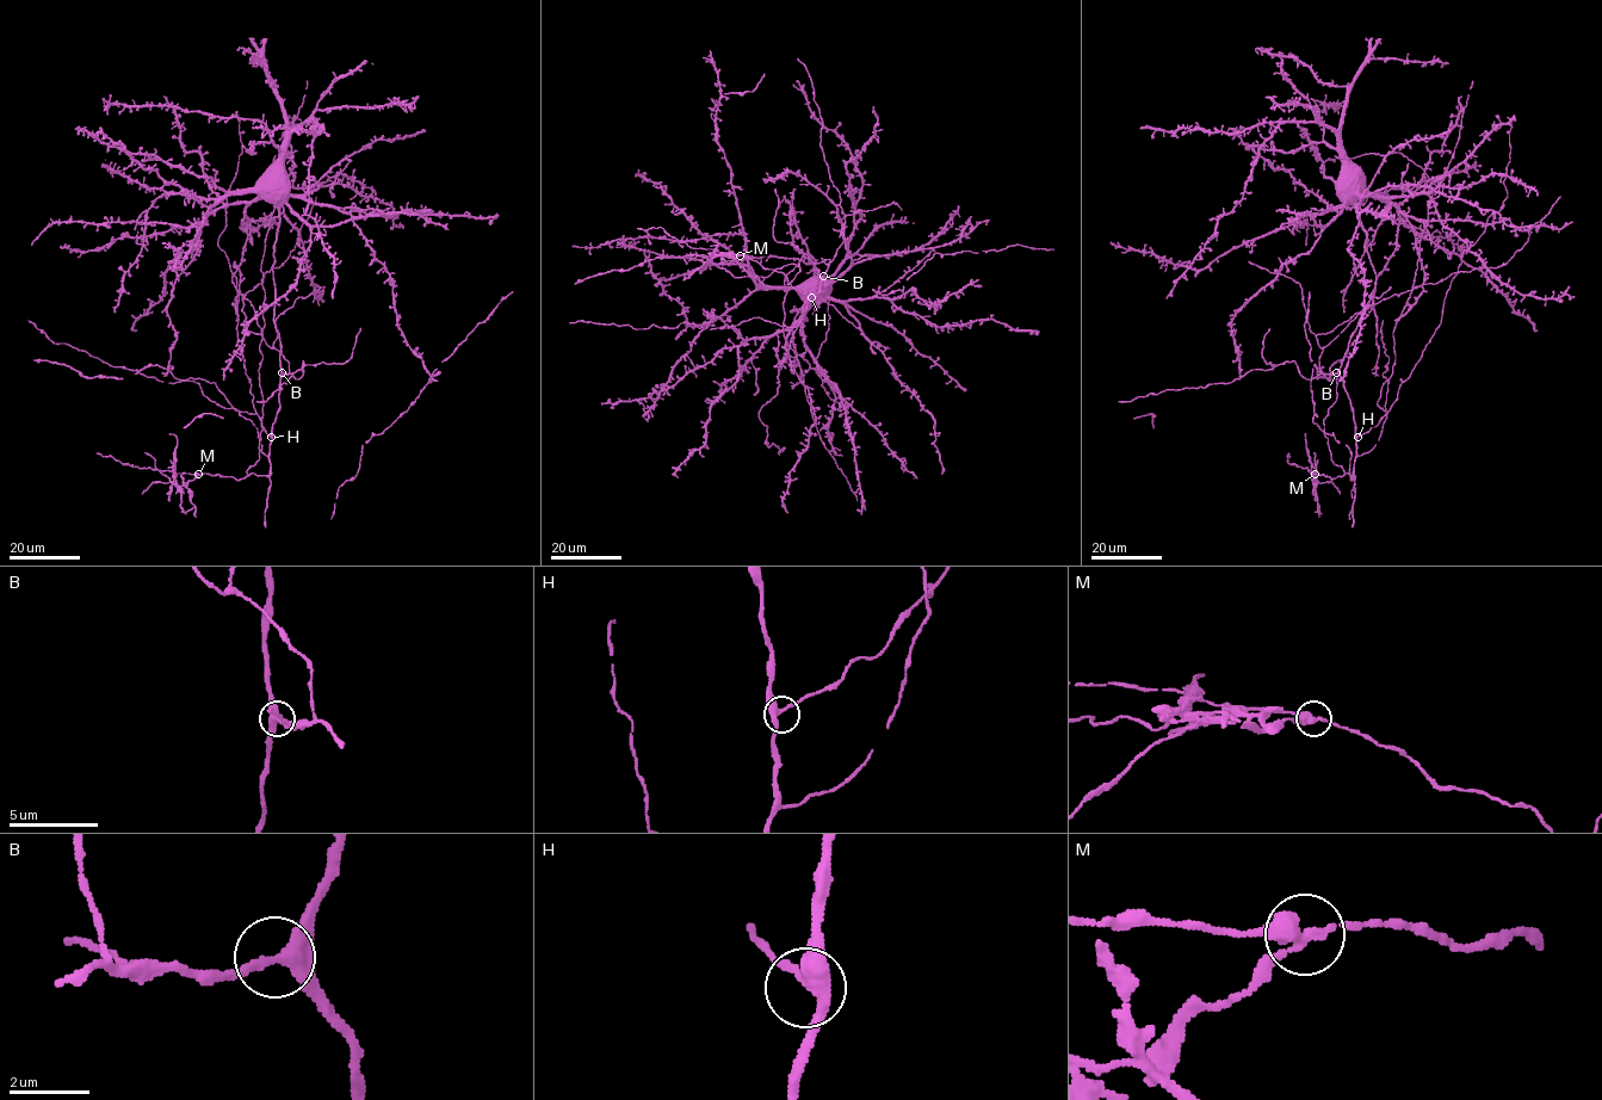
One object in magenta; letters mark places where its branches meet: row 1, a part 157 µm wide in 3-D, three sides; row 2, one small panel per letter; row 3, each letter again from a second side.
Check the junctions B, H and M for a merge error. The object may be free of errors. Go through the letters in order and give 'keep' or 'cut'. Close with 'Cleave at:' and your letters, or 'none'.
B: keep
H: keep
M: cut
Cleave at: M

